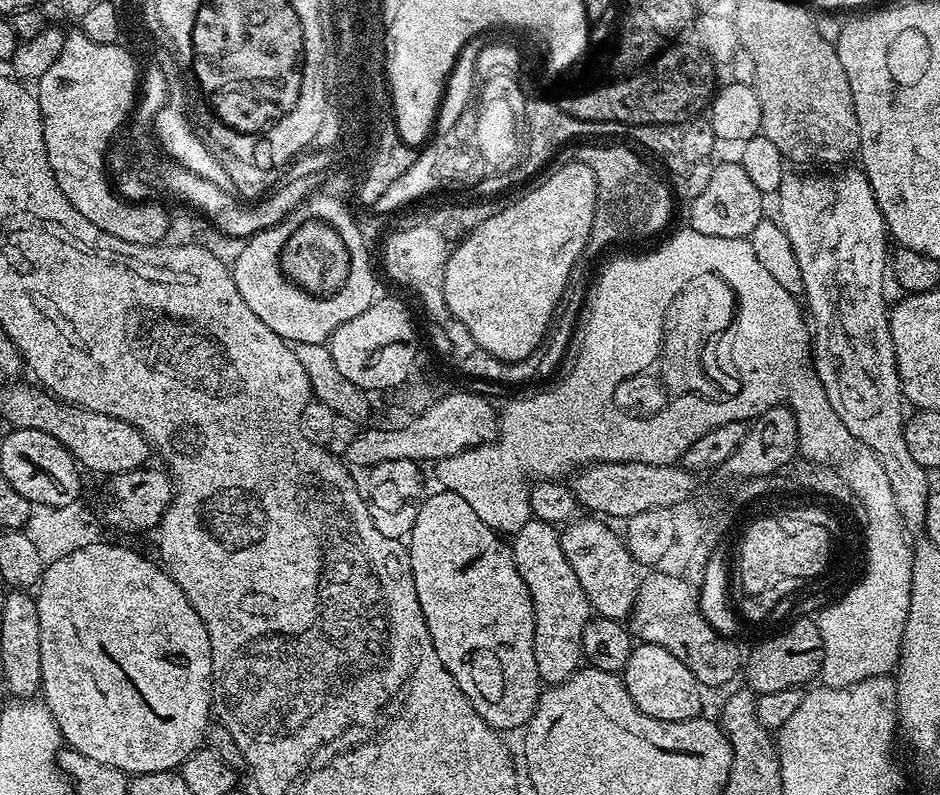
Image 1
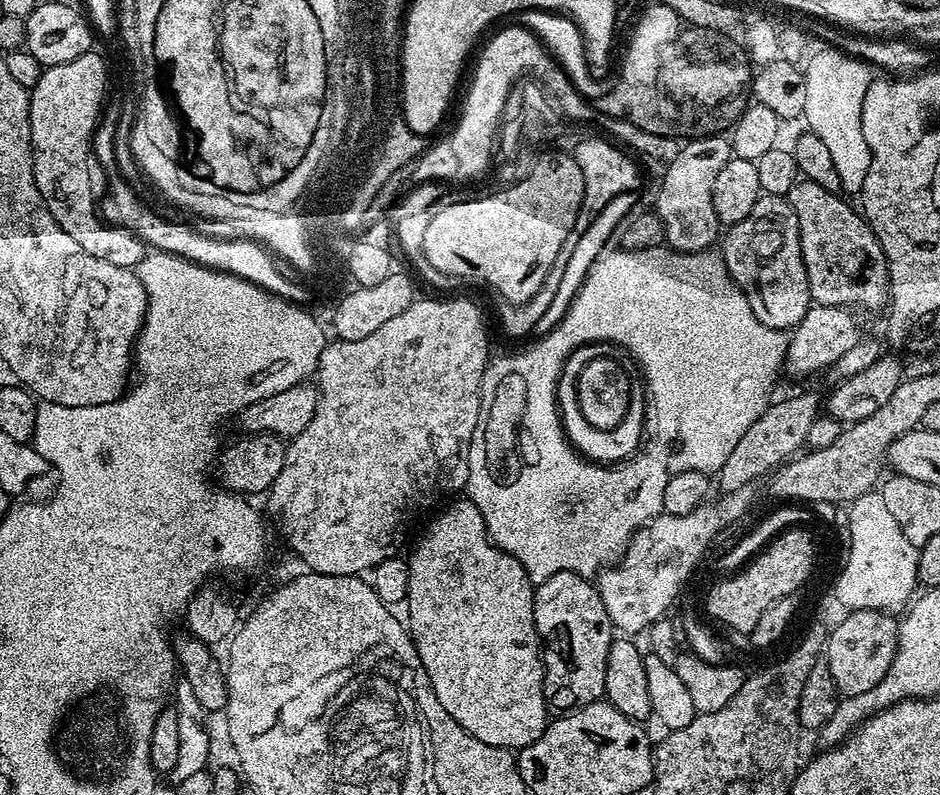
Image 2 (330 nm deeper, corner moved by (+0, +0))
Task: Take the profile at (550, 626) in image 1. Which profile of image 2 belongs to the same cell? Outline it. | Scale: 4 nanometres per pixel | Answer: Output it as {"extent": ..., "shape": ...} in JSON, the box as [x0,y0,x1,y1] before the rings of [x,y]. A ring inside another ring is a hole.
{"extent":[534,572,614,710],"shape":[[[559,572],[546,582],[535,585],[534,622],[536,632],[542,641],[542,659],[544,662],[544,699],[556,710],[581,708],[604,696],[606,682],[606,658],[614,639],[614,627],[607,616],[597,585],[589,577],[573,572]]]}

